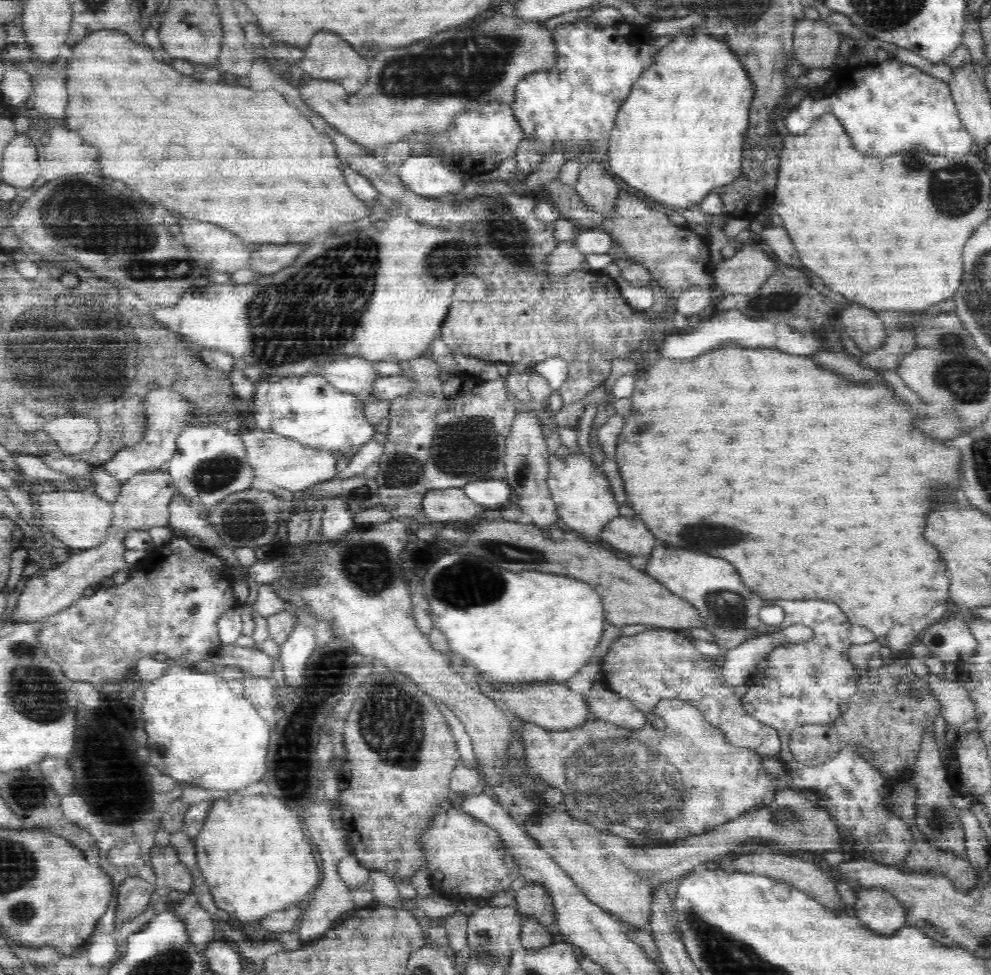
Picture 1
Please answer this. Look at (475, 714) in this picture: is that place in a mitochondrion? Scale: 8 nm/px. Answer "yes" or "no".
no

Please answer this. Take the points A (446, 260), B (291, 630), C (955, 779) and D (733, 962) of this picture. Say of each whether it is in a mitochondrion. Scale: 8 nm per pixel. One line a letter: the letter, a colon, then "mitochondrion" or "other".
A: mitochondrion
B: other
C: other
D: mitochondrion

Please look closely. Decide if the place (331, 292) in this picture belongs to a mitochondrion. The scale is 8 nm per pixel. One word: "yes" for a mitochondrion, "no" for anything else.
yes

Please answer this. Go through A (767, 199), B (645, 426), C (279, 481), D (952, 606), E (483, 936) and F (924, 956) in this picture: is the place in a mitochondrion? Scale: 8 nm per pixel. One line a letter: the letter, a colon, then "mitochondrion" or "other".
A: other
B: mitochondrion
C: other
D: other
E: mitochondrion
F: other

